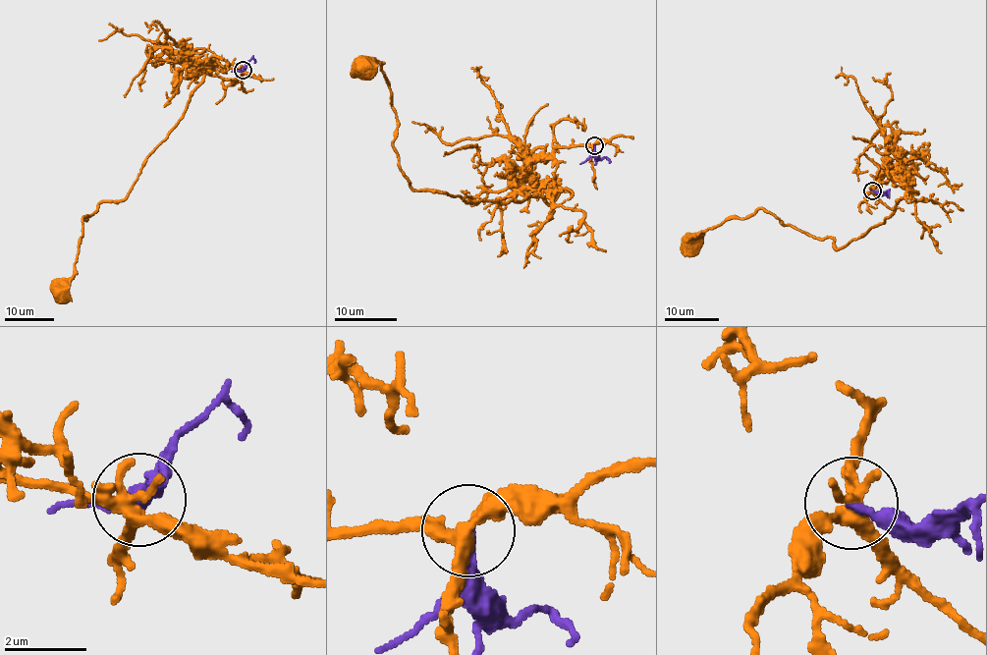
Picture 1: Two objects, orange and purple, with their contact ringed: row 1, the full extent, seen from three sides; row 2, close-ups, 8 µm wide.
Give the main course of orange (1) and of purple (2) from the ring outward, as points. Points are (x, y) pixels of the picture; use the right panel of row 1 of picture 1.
1: (872, 190), (881, 167), (913, 194), (837, 249), (834, 239), (759, 208), (692, 244)
2: (872, 190), (881, 192), (887, 191), (889, 198)

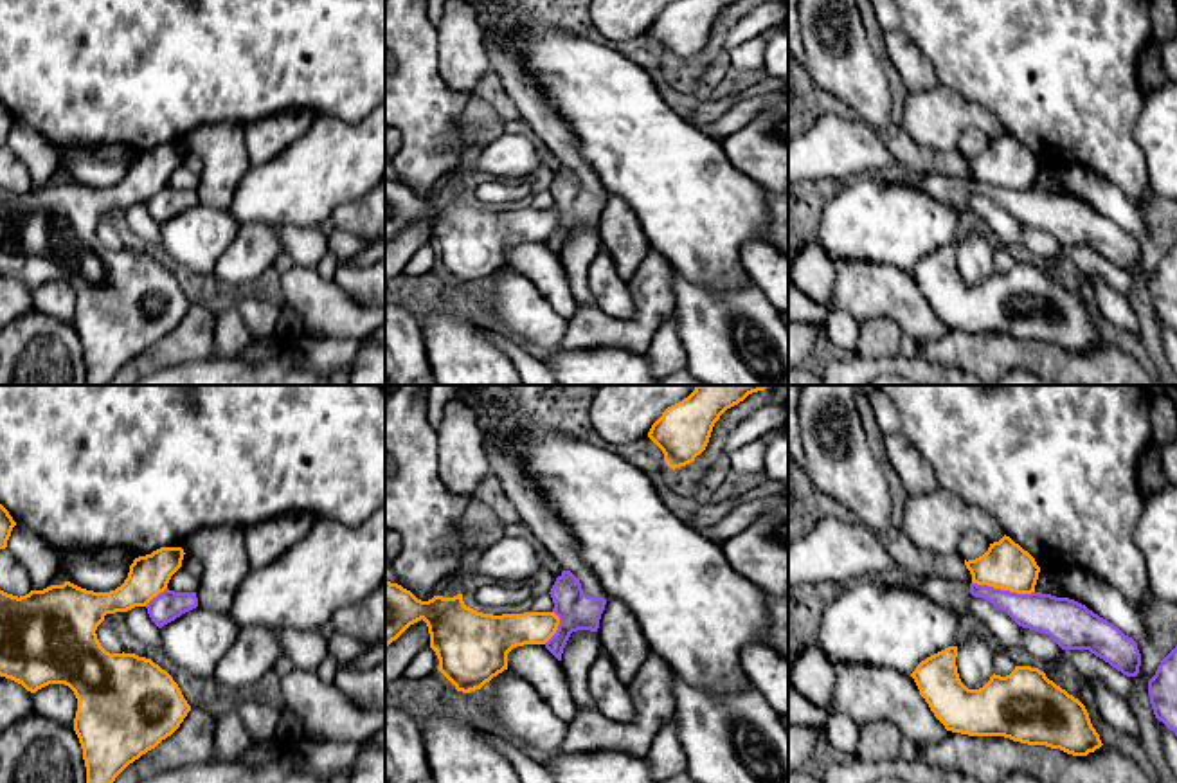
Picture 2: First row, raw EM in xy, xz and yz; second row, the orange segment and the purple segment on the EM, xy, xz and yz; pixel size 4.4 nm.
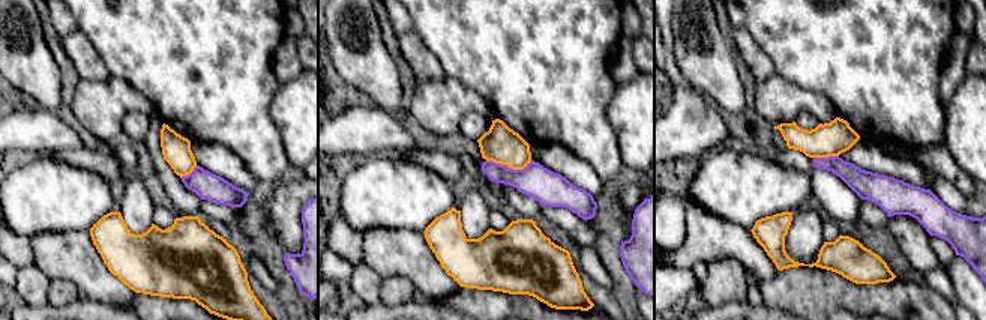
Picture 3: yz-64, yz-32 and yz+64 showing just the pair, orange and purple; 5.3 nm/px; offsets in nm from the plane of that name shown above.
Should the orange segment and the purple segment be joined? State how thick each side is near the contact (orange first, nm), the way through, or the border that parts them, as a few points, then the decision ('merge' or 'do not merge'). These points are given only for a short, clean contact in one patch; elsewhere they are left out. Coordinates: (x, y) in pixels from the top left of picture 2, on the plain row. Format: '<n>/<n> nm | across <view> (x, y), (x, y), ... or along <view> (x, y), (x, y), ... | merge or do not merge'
220/180 nm | along yz (972, 179), (1017, 189), (1033, 189) | do not merge

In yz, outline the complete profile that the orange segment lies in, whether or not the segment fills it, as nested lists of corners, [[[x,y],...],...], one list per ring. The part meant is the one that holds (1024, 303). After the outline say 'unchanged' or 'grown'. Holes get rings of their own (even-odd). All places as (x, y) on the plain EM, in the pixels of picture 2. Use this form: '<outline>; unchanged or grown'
[[[948,243],[921,257],[911,270],[920,292],[947,328],[968,333],[1004,333],[1028,342],[1060,346],[1073,353],[1087,353],[1103,342],[1085,302],[1038,265],[1015,263],[1010,272],[993,270],[983,284],[968,286],[959,275],[956,254],[957,243]]]; unchanged

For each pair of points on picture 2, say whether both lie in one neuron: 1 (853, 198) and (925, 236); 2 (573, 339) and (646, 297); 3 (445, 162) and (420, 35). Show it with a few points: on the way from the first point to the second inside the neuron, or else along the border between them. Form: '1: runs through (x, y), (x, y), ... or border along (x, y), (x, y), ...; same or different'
1: runs through (871, 216), (907, 225); same
2: runs through (594, 332), (627, 332), (639, 319); same
3: runs through (423, 130), (420, 67); same

